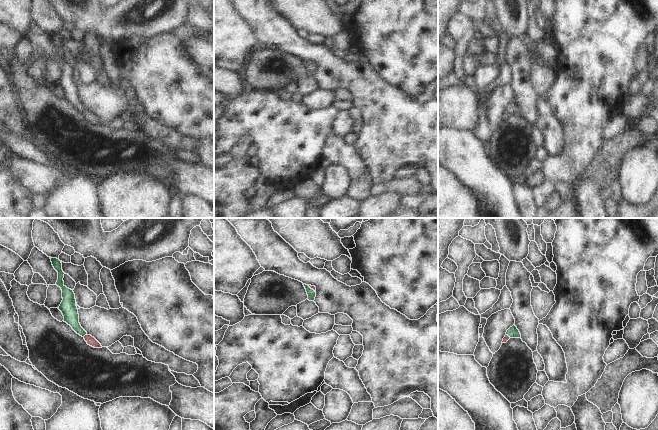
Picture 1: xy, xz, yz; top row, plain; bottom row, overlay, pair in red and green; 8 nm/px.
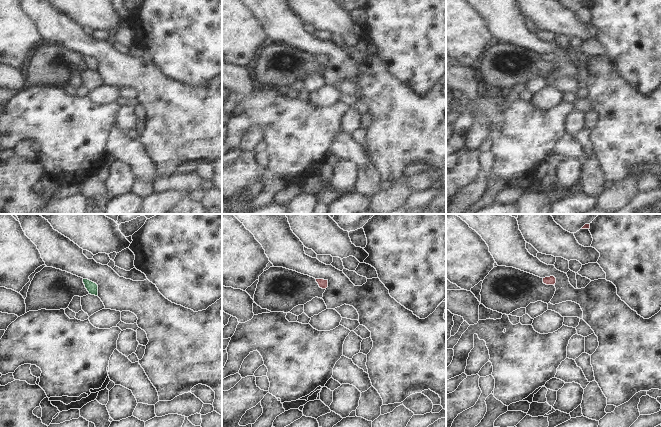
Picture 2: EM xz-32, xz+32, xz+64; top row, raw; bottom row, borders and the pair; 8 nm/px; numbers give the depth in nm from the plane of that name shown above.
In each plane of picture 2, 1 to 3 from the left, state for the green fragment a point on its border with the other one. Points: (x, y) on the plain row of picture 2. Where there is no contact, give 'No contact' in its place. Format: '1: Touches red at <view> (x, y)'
1: No contact
2: No contact
3: No contact

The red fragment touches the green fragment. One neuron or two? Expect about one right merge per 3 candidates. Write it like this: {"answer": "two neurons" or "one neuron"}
{"answer": "one neuron"}

